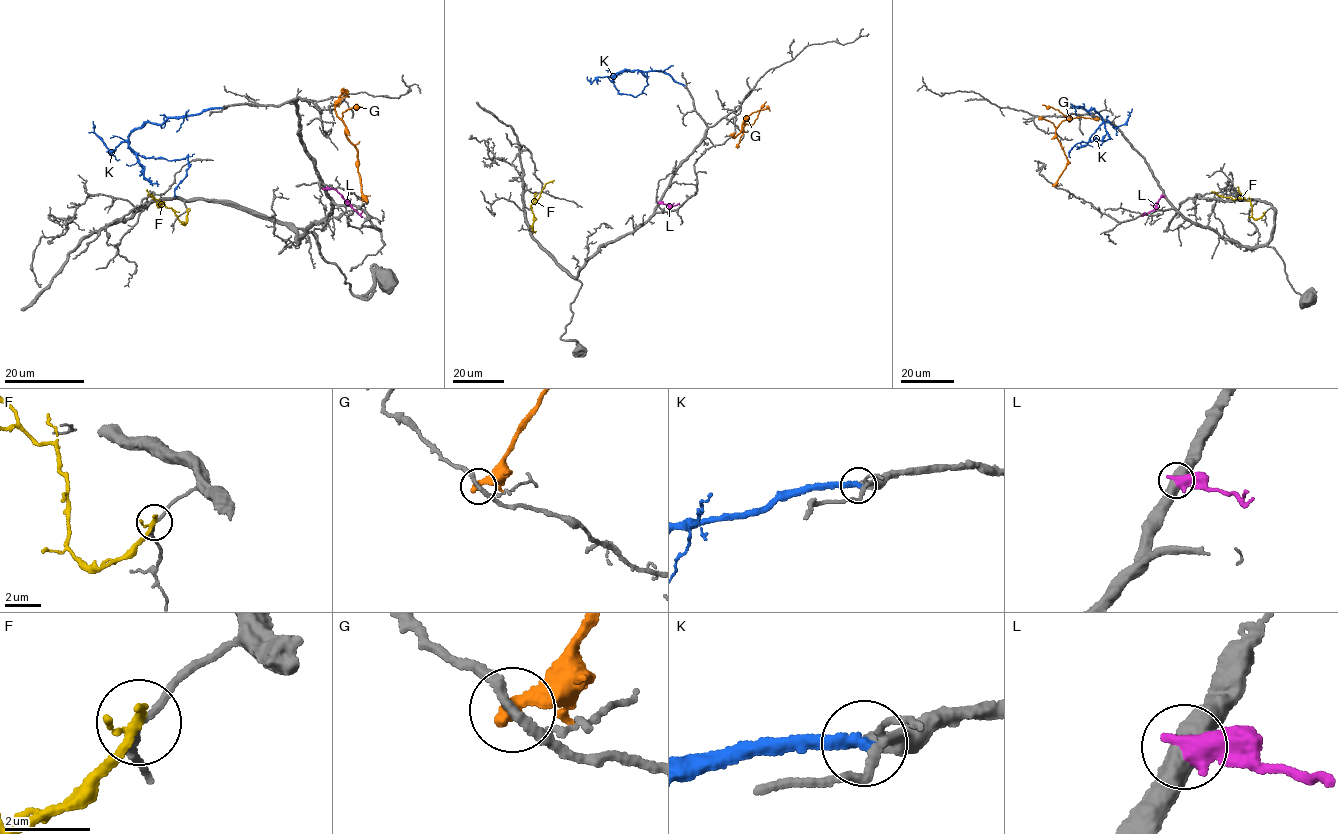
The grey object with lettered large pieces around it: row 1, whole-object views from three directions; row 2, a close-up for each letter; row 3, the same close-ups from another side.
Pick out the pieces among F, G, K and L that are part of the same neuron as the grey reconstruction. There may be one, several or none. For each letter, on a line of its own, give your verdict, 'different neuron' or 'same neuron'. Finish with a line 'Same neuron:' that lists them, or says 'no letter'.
F: different neuron
G: different neuron
K: same neuron
L: different neuron
Same neuron: K

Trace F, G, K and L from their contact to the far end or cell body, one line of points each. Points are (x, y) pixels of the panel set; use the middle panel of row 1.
F: (533, 232), (531, 204), (545, 184), (554, 180)
G: (734, 133), (735, 136), (741, 131), (748, 117), (746, 115), (744, 122), (754, 122), (766, 102)
K: (684, 85), (661, 72), (621, 71), (612, 77), (619, 93), (635, 97), (642, 92), (647, 79), (637, 73)
L: (658, 202), (671, 207), (679, 203)

